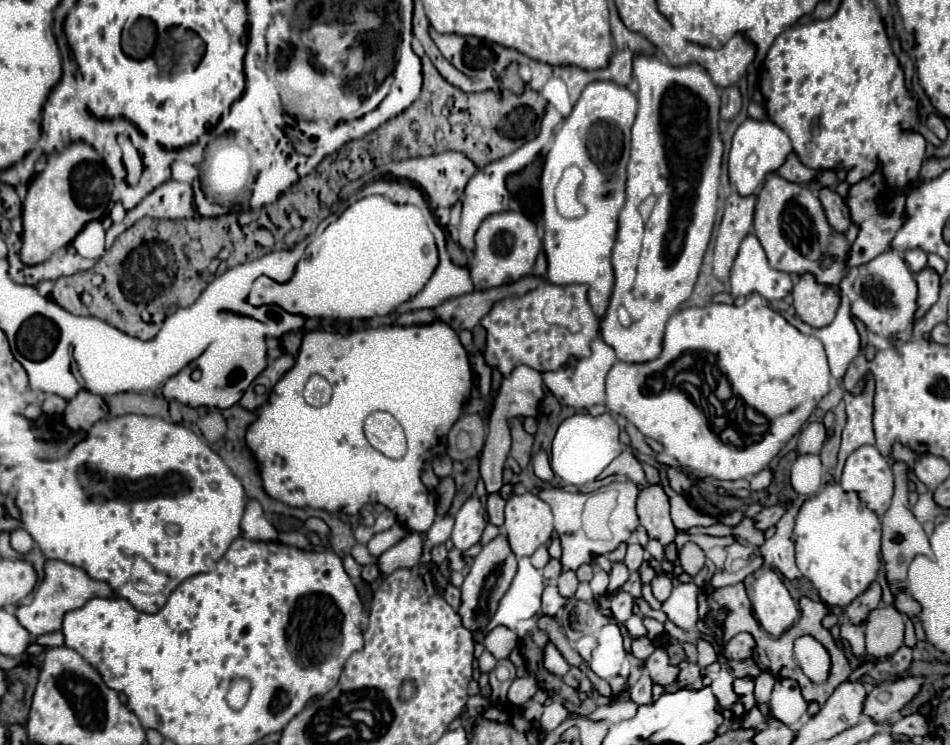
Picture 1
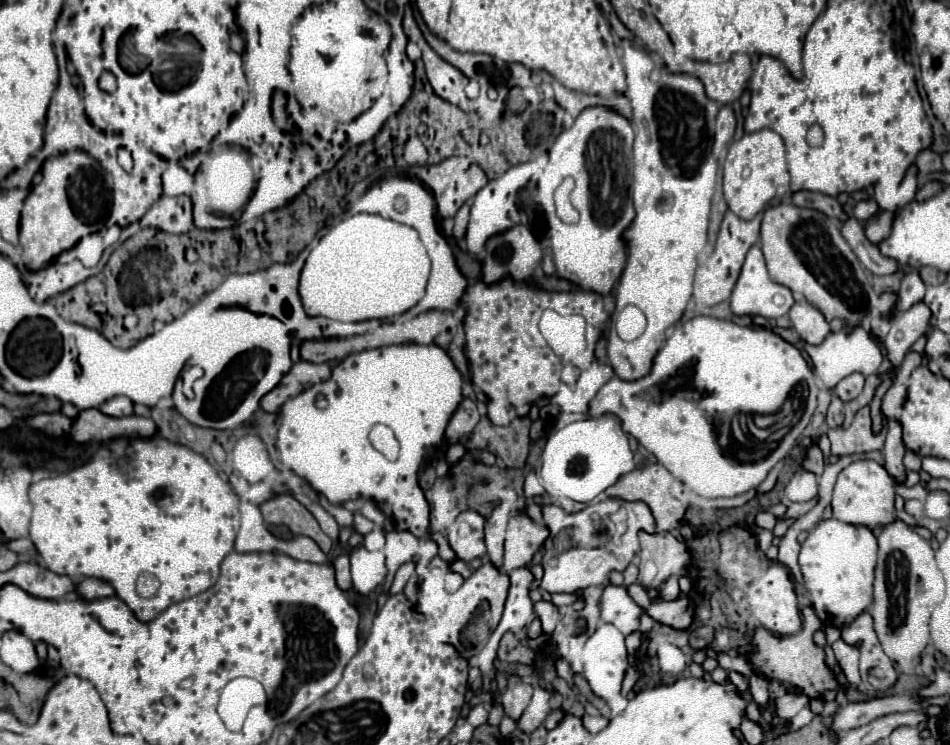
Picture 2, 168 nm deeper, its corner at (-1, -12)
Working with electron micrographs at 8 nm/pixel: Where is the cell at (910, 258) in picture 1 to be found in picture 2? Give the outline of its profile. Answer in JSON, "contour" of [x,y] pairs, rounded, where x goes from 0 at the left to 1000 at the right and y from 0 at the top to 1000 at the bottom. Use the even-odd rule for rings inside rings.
{"contour":[[[958,362],[952,368],[949,373],[949,381],[947,381],[947,416],[956,416],[960,408],[968,405],[973,400],[973,392],[975,392],[975,384],[968,373],[968,368],[964,362]]]}

